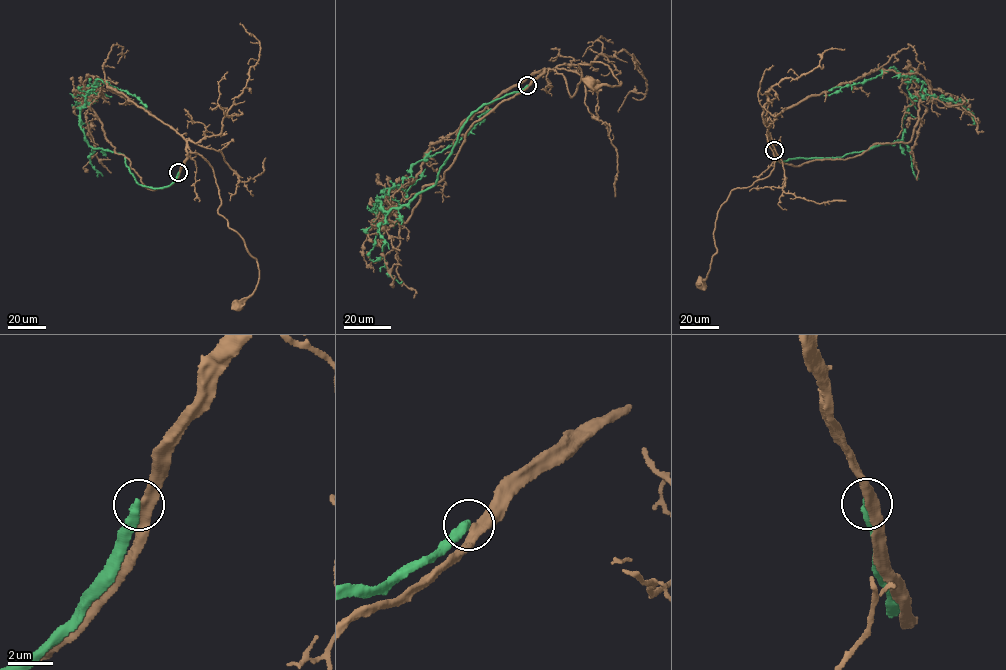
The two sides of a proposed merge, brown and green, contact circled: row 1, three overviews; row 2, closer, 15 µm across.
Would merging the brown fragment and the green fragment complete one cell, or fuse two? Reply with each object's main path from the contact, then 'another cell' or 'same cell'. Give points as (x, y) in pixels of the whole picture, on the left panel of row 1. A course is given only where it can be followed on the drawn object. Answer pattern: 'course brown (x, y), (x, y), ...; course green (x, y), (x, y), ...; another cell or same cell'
course brown (179, 172), (186, 148), (207, 161), (221, 202), (218, 212), (256, 259), (259, 278), (255, 290), (237, 304); course green (179, 172), (166, 186), (138, 183), (125, 157), (93, 148), (80, 125), (98, 79), (149, 112); another cell

